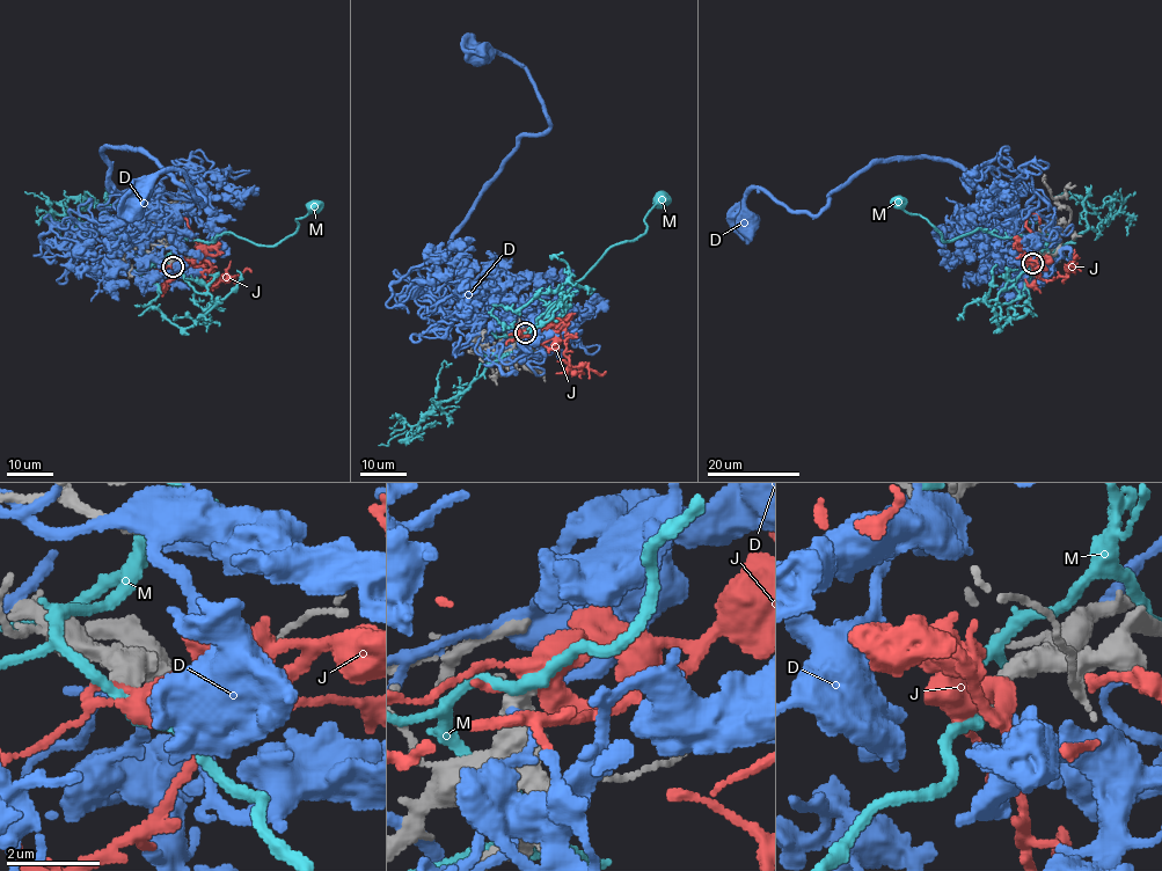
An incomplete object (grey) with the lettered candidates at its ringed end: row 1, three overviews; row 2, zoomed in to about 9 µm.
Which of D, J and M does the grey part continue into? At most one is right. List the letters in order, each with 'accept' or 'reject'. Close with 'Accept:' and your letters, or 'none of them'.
D: reject
J: reject
M: reject
Accept: none of them

